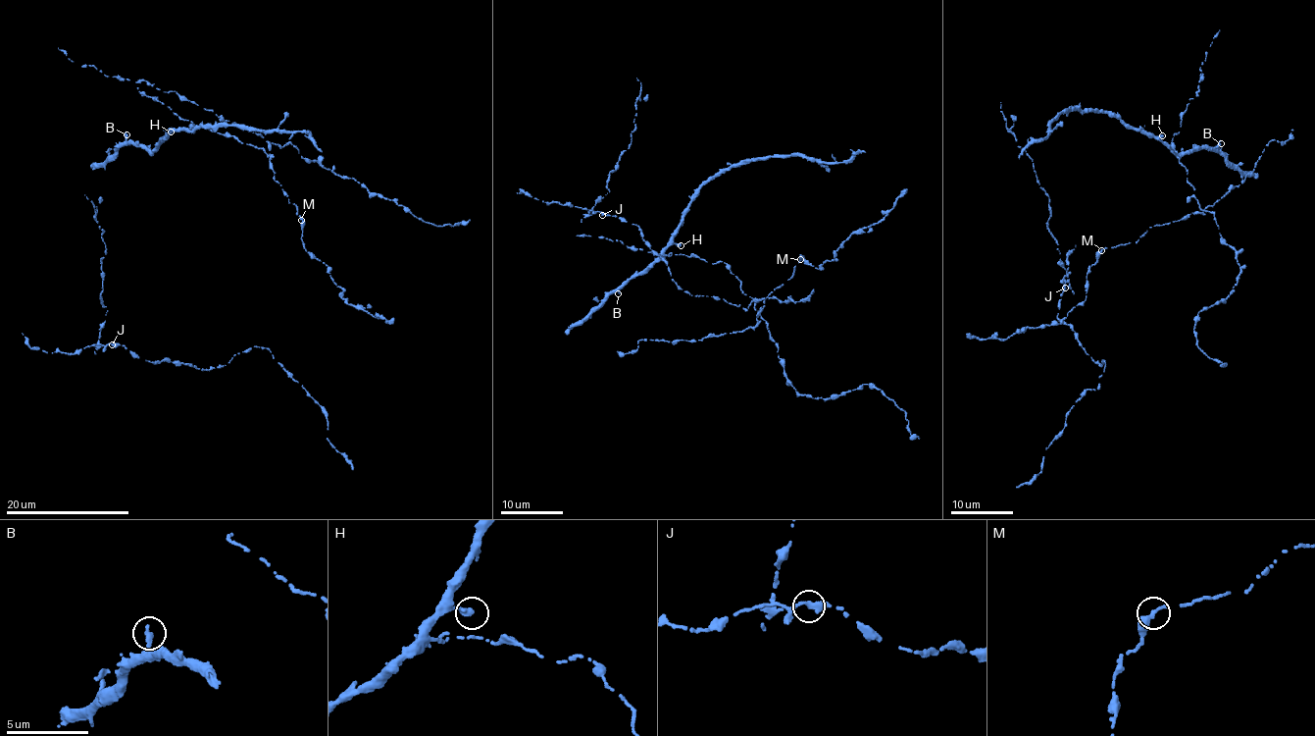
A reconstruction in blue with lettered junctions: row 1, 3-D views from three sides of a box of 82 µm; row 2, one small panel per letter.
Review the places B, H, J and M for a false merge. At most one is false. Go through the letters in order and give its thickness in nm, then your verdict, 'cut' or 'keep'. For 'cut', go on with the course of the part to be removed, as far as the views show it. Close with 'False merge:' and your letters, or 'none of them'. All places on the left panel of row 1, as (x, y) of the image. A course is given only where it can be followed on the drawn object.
B: 400 nm thick; keep
H: 360 nm thick; keep
J: 480 nm thick; cut; foreign part runs (112, 344), (99, 344), (107, 310), (101, 294), (105, 244), (94, 205), (85, 195)
M: 380 nm thick; keep
False merge: J

